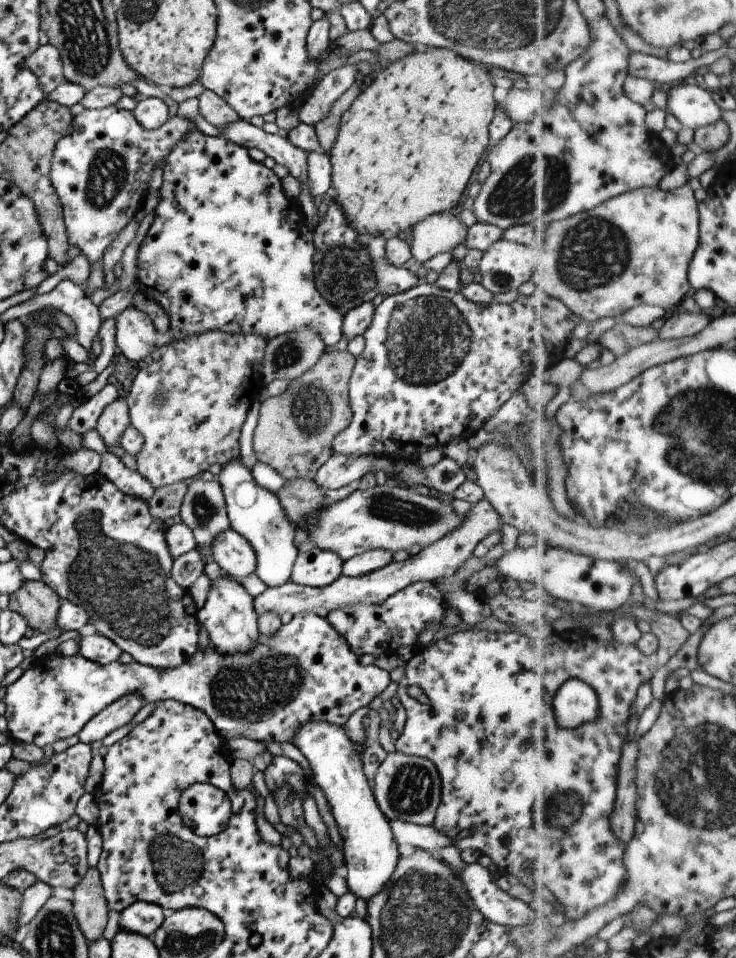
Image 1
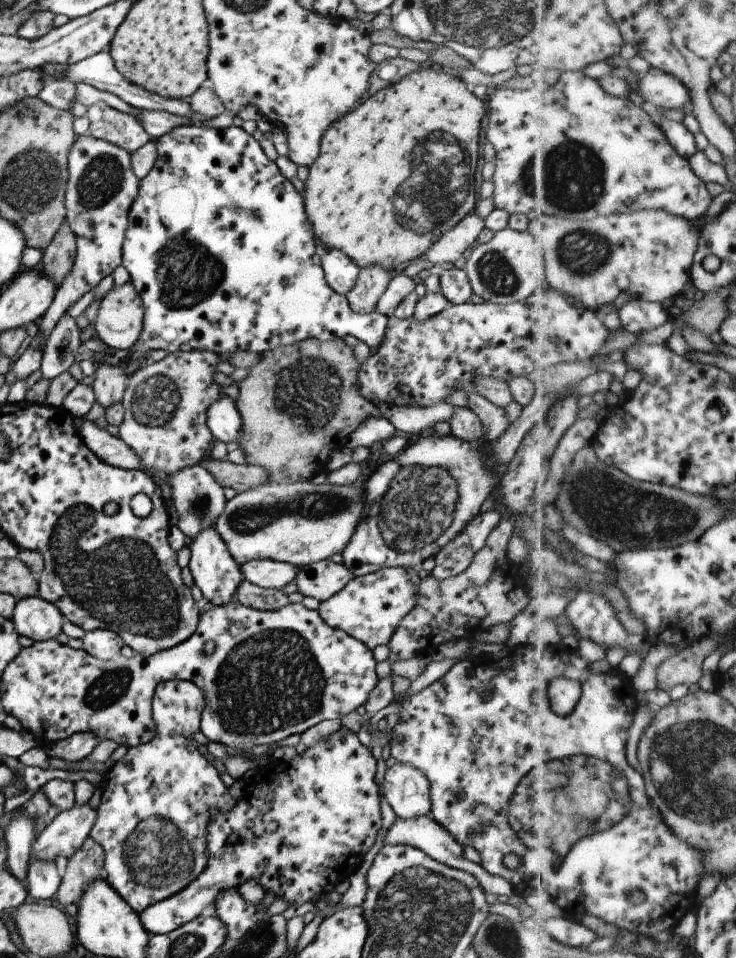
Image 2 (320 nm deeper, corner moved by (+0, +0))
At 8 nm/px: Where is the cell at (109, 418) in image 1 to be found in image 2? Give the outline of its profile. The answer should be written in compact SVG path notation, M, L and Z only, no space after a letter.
M94 362L94 377L90 385L94 400L104 408L110 404L121 402L127 384L124 370L105 362Z

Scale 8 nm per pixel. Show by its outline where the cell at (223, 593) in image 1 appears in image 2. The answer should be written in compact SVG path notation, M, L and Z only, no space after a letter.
M214 527L200 530L188 545L190 559L188 568L192 576L192 584L199 588L203 601L209 601L212 605L222 605L233 600L235 589L239 581L243 579L240 567L227 551L227 547L221 541Z

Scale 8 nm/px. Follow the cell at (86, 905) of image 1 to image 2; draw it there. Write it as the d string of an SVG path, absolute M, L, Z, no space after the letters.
M88 836L68 858L54 898L64 905L76 904L85 885L97 877L103 877L103 863L101 845Z

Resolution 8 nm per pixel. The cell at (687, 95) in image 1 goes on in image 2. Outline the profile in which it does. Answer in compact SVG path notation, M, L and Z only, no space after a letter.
M650 69L639 79L638 90L644 100L654 103L660 110L681 108L691 102L690 90L682 80L665 71Z

